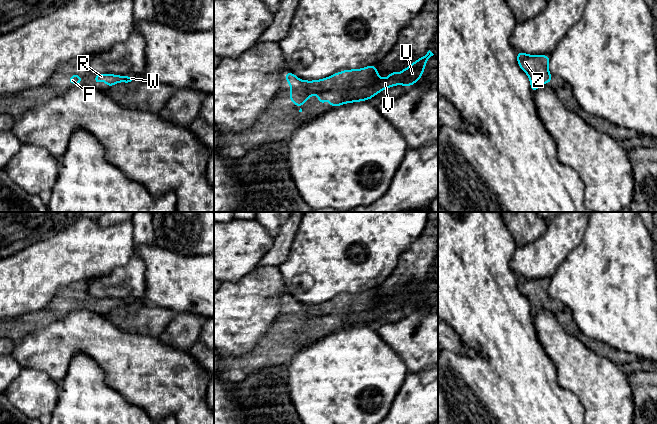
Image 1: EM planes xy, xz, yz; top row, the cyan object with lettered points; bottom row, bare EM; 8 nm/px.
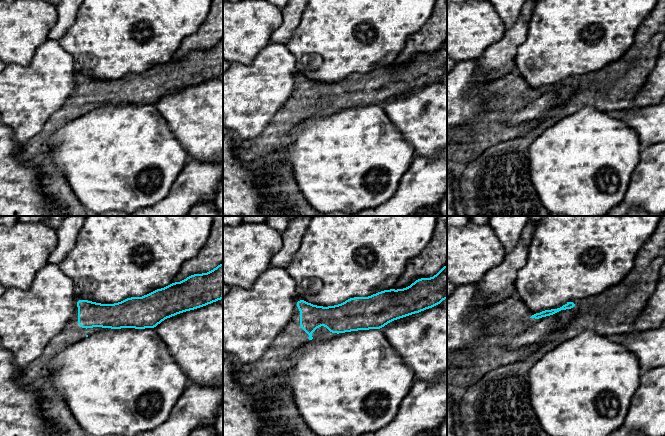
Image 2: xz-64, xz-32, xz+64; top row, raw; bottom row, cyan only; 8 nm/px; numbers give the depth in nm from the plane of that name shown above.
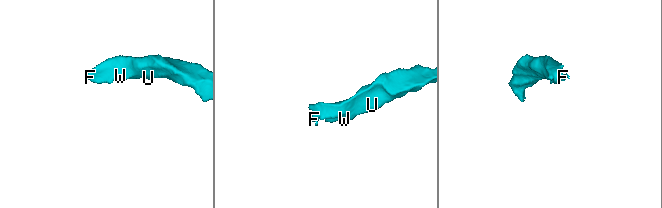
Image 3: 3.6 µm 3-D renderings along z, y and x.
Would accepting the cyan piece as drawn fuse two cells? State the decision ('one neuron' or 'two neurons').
one neuron

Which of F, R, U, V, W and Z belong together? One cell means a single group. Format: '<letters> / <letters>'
F R U V W Z

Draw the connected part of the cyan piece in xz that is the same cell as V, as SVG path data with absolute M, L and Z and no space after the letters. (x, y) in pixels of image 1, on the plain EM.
M429 274L426 279L417 283L408 292L400 296L391 296L387 303L381 303L375 289L356 294L343 294L328 302L305 305L289 295L285 304L290 310L290 325L301 331L313 318L318 319L318 326L323 329L330 323L330 332L352 326L365 325L389 311L401 308L405 311L421 303L427 284L434 278Z

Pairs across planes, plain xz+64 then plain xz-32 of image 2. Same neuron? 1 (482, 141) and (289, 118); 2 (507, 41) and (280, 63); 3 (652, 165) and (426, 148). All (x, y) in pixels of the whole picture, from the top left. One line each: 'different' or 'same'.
1: same
2: different
3: different

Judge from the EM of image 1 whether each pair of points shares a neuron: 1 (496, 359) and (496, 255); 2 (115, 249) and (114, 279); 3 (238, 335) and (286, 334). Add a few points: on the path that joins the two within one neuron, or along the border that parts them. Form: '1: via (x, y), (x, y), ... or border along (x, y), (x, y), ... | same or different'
1: via (497, 333), (496, 281) | same
2: border along (133, 254), (125, 264), (92, 277) | different
3: border along (280, 324), (269, 330), (249, 351) | different

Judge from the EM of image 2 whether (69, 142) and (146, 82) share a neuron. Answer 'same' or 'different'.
different

